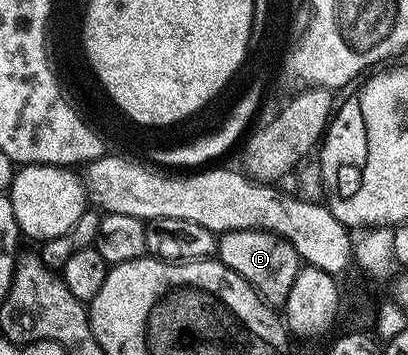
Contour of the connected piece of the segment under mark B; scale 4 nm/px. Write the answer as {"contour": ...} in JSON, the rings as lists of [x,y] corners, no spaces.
{"contour":[[[235,229],[219,234],[216,253],[223,265],[242,275],[242,279],[246,279],[246,283],[254,287],[258,296],[273,307],[284,306],[290,295],[290,287],[294,287],[294,279],[302,268],[298,251],[289,241],[262,229]]]}

